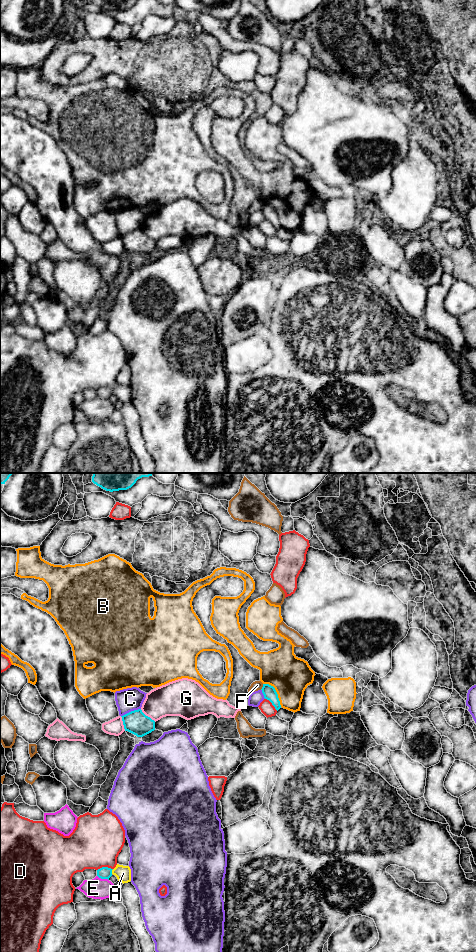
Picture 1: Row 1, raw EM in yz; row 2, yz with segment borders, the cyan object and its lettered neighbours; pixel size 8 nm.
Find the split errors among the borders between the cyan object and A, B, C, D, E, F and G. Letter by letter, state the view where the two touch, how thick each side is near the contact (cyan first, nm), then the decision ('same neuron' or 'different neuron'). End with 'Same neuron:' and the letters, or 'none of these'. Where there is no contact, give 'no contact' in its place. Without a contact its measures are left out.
A: yz | 100/130 nm | different neuron
B: yz | 110/320 nm | different neuron
C: yz | 190/190 nm | different neuron
D: yz | 100/400 nm | different neuron
E: yz | 100/170 nm | different neuron
F: yz | 110/80 nm | different neuron
G: yz | 190/280 nm | different neuron
Same neuron: none of these

